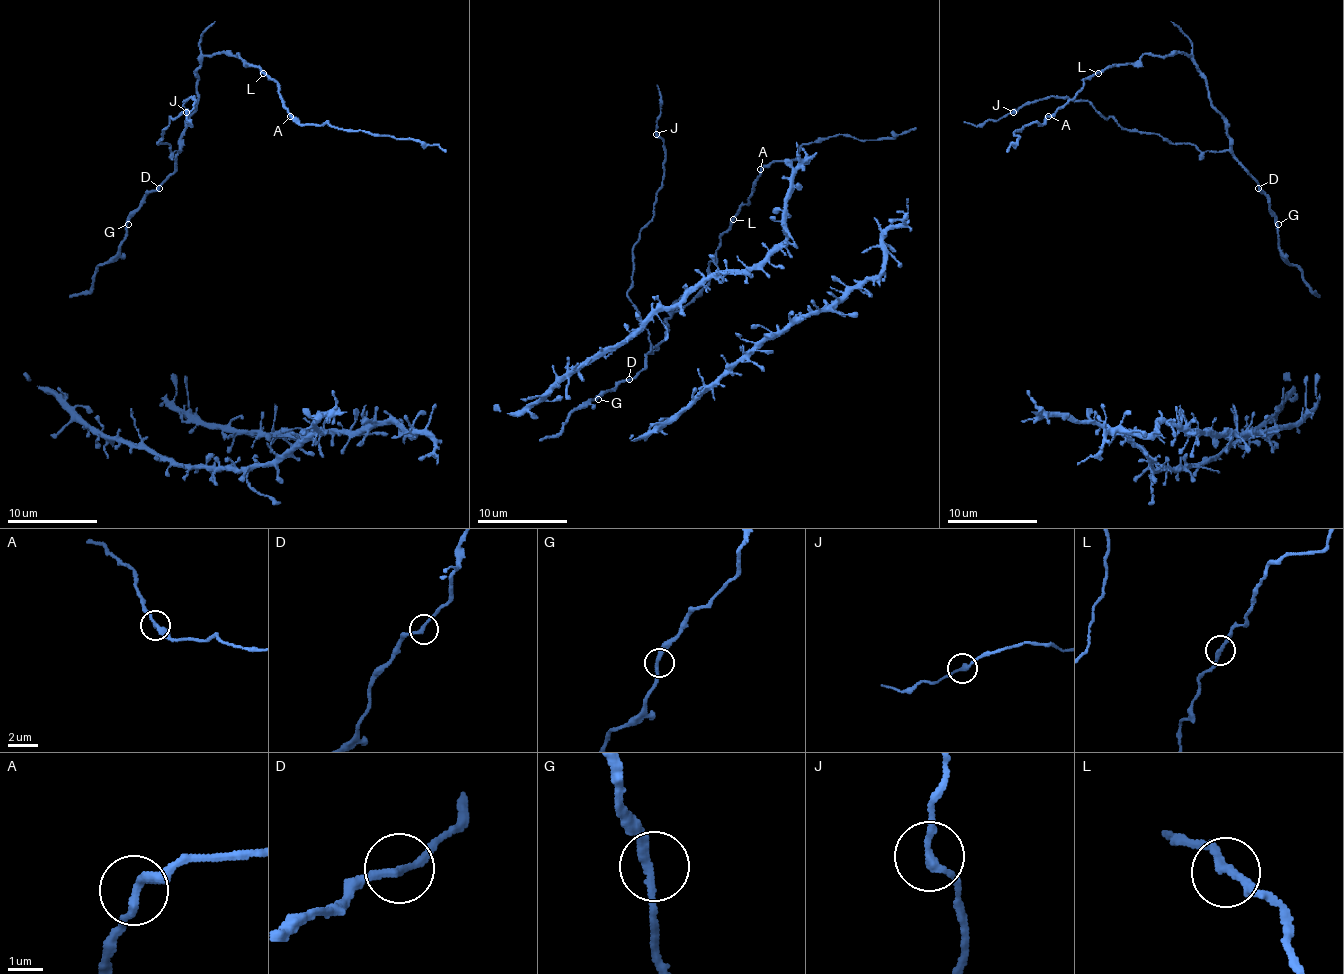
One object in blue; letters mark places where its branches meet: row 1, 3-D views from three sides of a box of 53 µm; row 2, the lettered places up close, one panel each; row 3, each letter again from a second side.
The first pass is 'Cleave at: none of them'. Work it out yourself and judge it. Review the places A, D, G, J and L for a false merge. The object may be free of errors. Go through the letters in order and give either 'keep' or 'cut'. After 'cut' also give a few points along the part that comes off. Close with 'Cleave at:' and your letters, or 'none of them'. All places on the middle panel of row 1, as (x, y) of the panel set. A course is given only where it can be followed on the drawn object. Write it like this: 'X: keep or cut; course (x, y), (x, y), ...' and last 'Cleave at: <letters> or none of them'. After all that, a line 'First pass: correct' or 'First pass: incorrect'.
A: keep
D: keep
G: keep
J: keep
L: keep
Cleave at: none of them
First pass: correct

